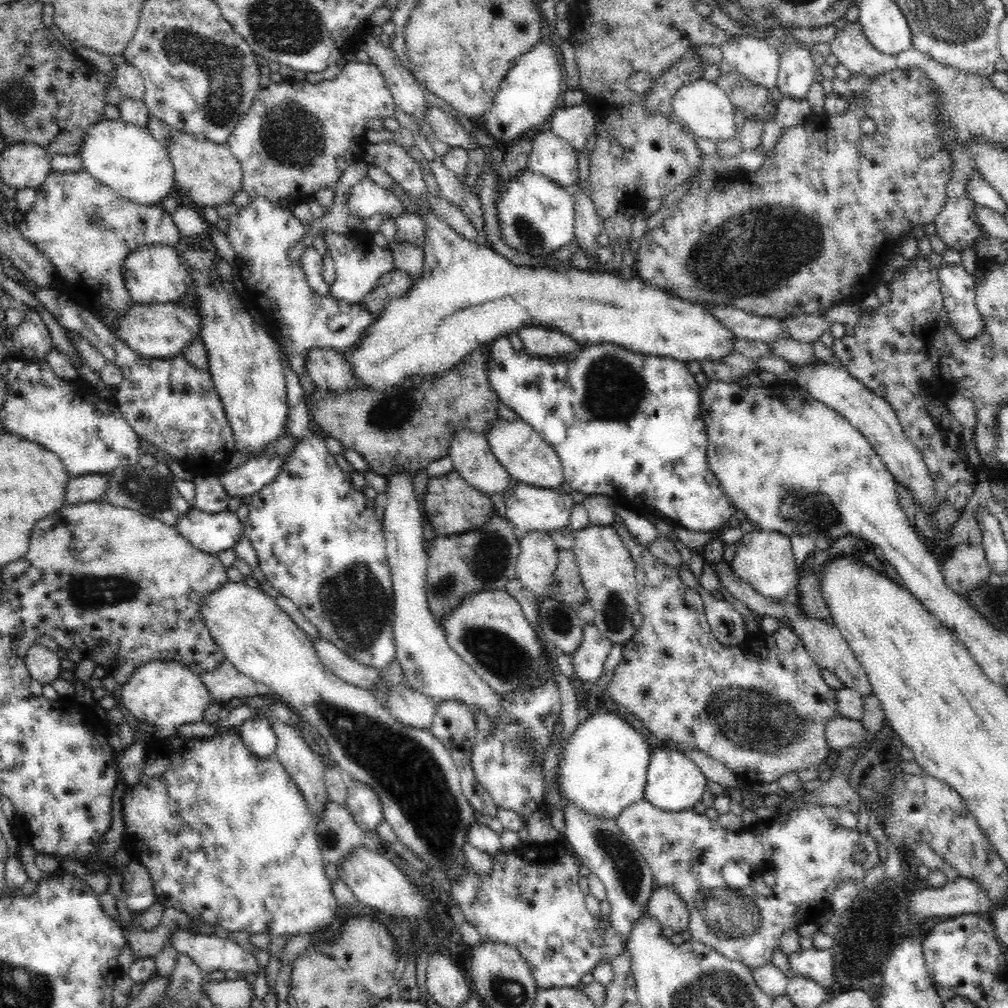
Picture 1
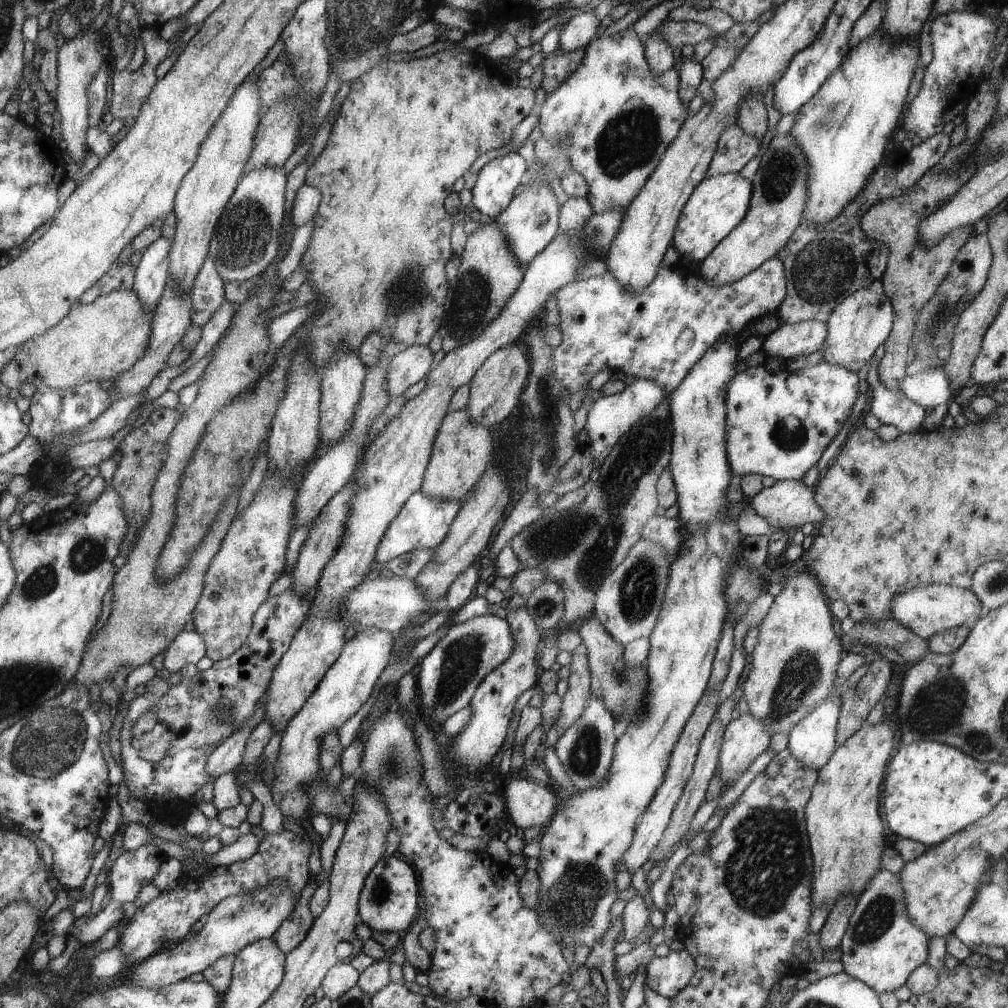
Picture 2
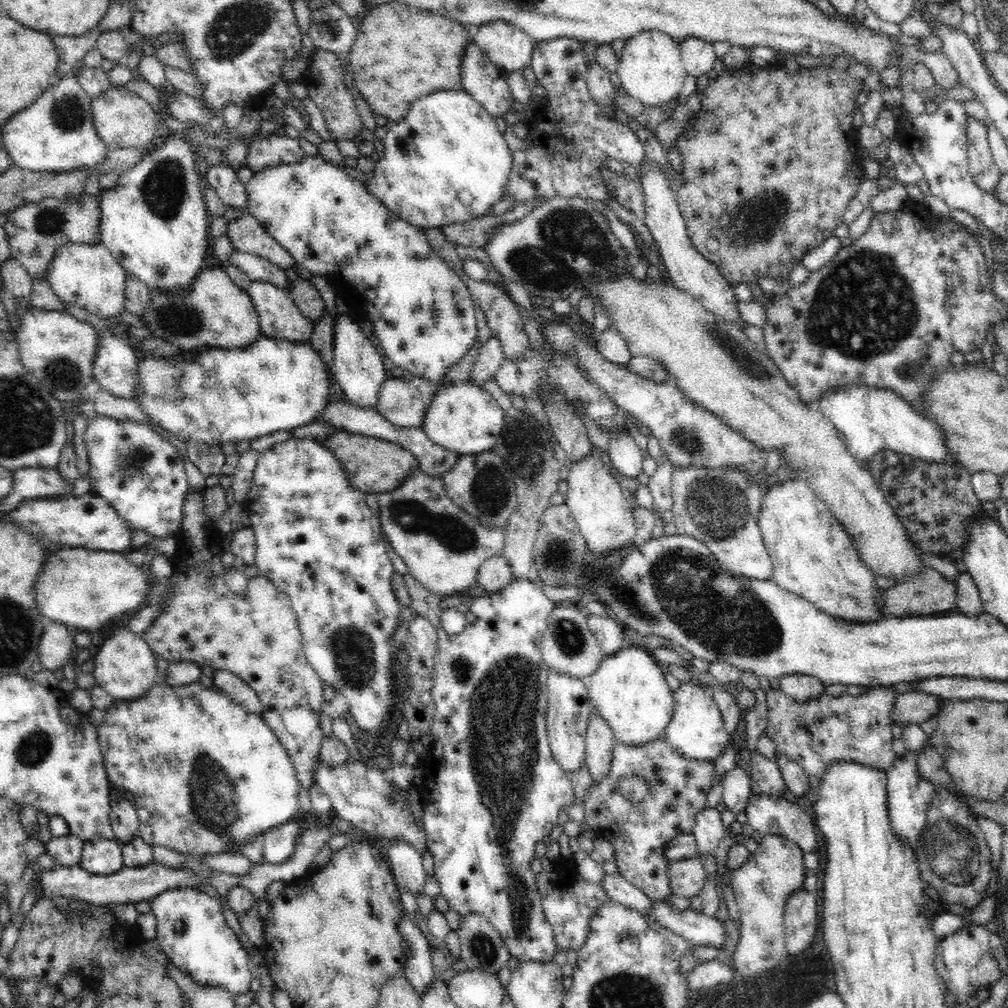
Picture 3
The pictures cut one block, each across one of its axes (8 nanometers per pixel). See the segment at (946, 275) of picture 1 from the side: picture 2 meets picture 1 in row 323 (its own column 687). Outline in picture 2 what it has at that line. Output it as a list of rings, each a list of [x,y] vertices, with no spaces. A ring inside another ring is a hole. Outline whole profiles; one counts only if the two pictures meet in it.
[[[670,951],[665,957],[652,957],[645,966],[645,985],[665,998],[674,998],[696,973],[694,957],[686,952]]]

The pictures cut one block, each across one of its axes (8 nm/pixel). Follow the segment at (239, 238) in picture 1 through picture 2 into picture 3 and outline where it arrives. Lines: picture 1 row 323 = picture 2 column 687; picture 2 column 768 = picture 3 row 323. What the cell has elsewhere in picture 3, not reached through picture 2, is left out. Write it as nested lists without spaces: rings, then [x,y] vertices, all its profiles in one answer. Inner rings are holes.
[[[252,280],[246,291],[251,296],[256,312],[259,313],[259,324],[265,337],[292,342],[306,343],[309,341],[315,321],[300,312],[298,305],[292,300],[291,293],[286,288],[280,288],[271,281]]]

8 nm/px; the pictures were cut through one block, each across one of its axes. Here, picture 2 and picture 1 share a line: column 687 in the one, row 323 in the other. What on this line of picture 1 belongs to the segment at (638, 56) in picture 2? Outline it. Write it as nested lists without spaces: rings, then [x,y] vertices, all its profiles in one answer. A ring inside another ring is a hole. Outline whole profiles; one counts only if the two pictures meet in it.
[[[84,168],[78,172],[50,172],[47,179],[36,188],[36,201],[17,226],[21,235],[28,242],[36,245],[41,254],[50,260],[60,281],[64,284],[70,283],[86,292],[86,295],[80,299],[86,303],[85,308],[90,309],[92,314],[113,332],[118,330],[120,319],[135,303],[126,285],[124,266],[128,256],[136,251],[136,248],[148,245],[176,246],[180,238],[180,231],[173,215],[164,211],[161,204],[141,205],[119,197],[110,187],[92,177]]]

